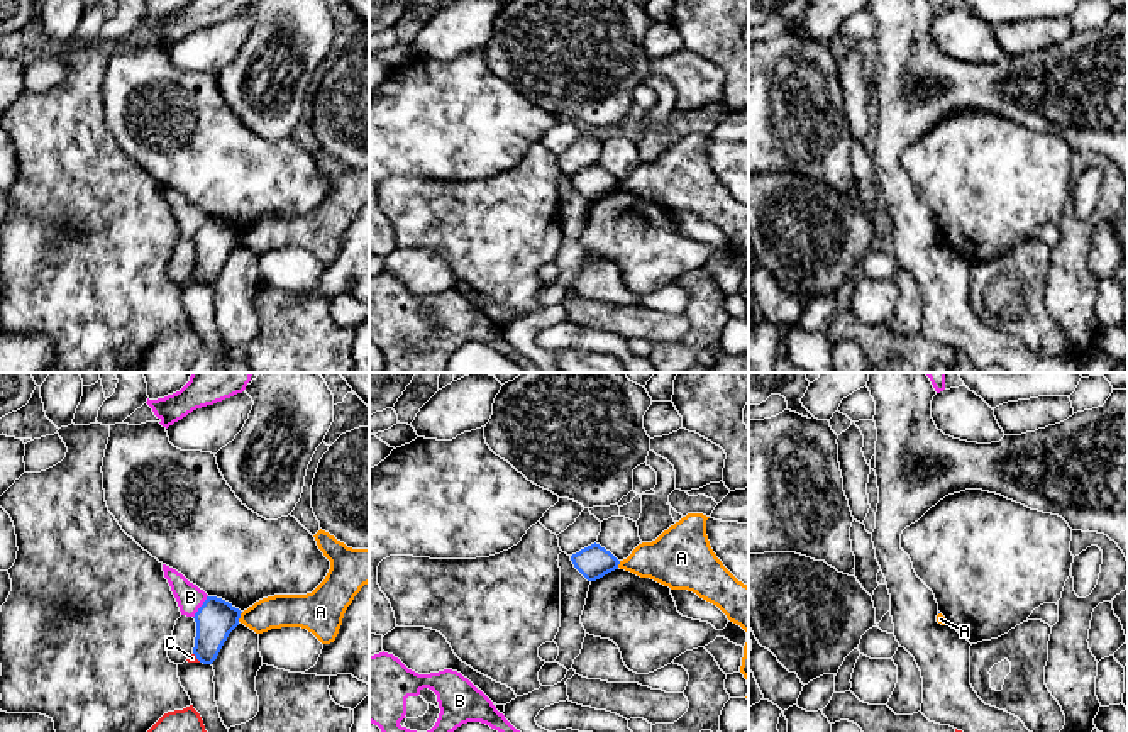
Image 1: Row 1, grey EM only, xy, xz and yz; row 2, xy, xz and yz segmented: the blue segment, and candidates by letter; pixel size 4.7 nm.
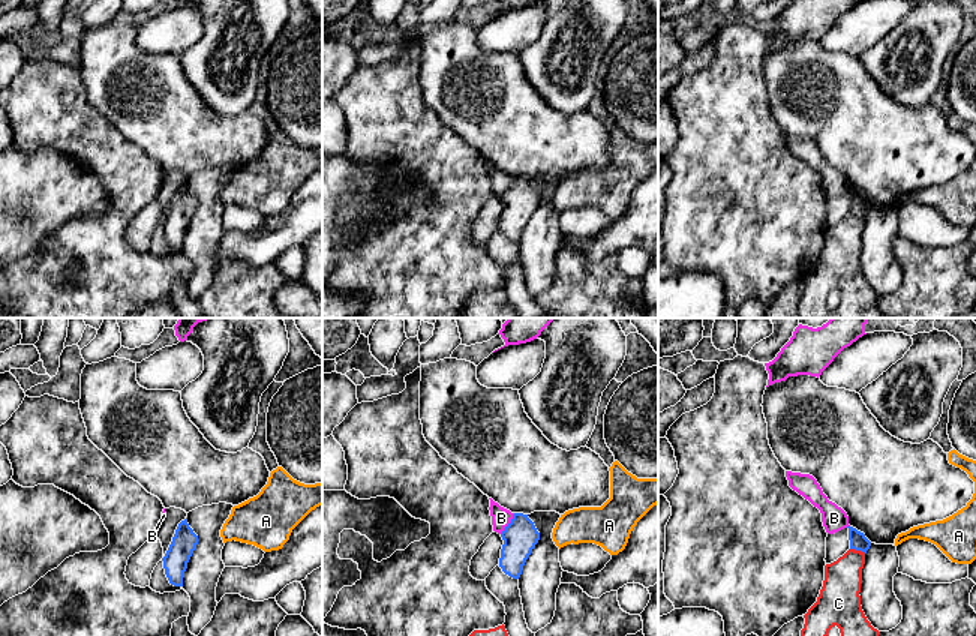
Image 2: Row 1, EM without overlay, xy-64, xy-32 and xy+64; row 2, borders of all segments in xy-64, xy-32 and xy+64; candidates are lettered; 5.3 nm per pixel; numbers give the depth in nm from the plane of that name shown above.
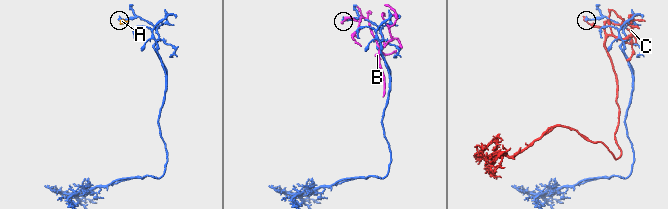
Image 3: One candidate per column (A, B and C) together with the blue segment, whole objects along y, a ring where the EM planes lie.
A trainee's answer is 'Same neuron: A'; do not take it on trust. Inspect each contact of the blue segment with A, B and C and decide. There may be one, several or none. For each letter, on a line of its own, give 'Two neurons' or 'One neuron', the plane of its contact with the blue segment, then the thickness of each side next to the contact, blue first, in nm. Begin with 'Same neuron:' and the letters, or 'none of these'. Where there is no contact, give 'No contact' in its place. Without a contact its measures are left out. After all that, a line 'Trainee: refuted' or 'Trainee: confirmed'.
Same neuron: none of these
A: Two neurons. Touches blue in xy. Thickness 190 nm (blue) against 160 nm
B: Two neurons. Touches blue in xy. Thickness 190 nm (blue) against 120 nm
C: Two neurons. Touches blue in xy. Thickness 190 nm (blue) against 40 nm
Trainee: refuted

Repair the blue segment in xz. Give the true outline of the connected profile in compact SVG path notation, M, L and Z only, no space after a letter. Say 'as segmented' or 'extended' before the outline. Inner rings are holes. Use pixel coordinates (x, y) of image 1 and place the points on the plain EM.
as segmented; M591 164L571 176L574 188L588 200L596 202L618 190L620 181L600 164Z

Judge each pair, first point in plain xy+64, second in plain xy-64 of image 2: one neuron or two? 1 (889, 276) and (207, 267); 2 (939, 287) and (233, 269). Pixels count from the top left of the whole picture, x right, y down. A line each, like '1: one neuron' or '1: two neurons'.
1: one neuron
2: one neuron

